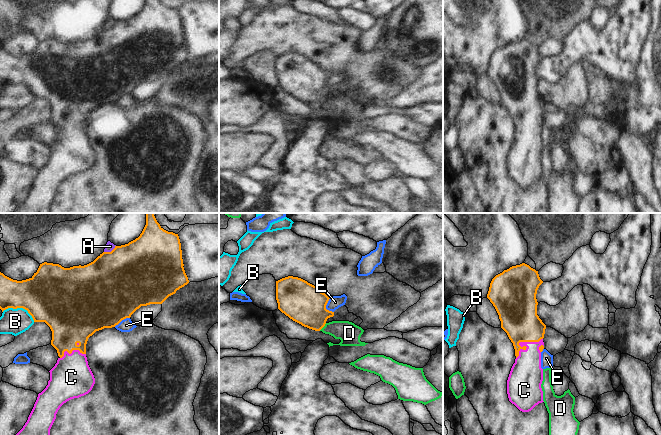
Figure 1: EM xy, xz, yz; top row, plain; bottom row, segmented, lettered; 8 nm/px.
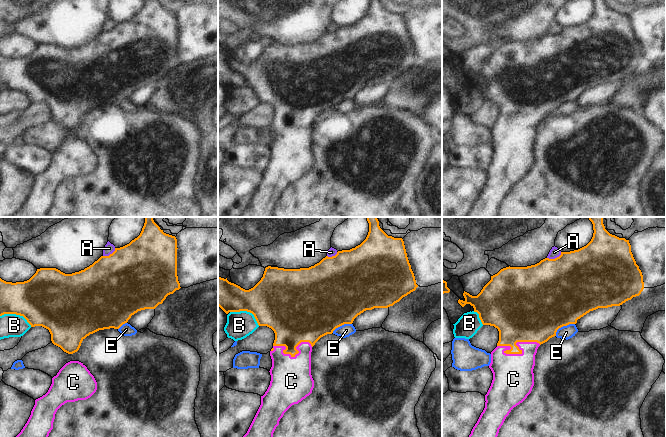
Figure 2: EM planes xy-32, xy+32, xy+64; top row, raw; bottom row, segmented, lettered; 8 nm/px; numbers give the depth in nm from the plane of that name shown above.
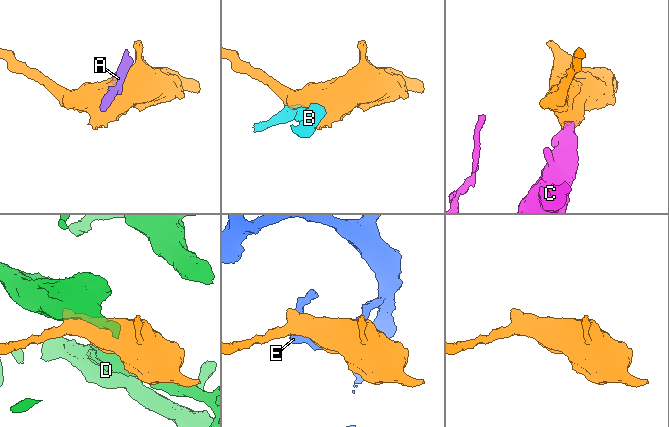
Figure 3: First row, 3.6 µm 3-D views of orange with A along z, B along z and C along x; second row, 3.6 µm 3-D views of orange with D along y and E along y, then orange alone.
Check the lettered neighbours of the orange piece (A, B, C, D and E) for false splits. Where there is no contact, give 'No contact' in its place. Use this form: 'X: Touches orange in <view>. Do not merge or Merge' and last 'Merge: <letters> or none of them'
A: Touches orange in xy. Do not merge
B: Touches orange in xy. Do not merge
C: Touches orange in yz. Merge
D: Touches orange in xz. Do not merge
E: Touches orange in xz. Do not merge
Merge: C.

